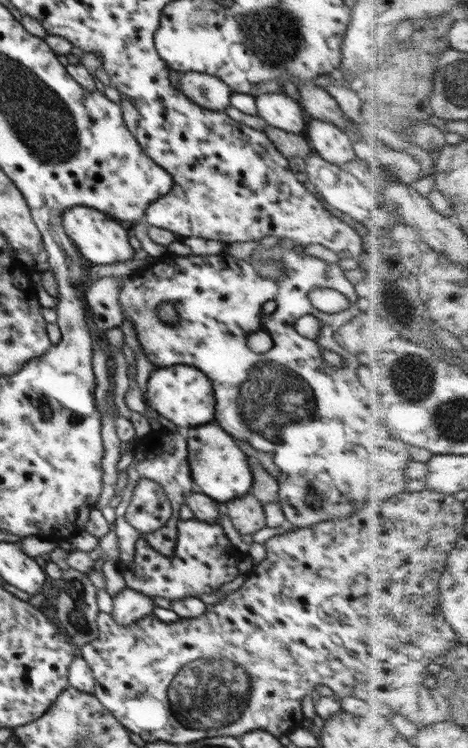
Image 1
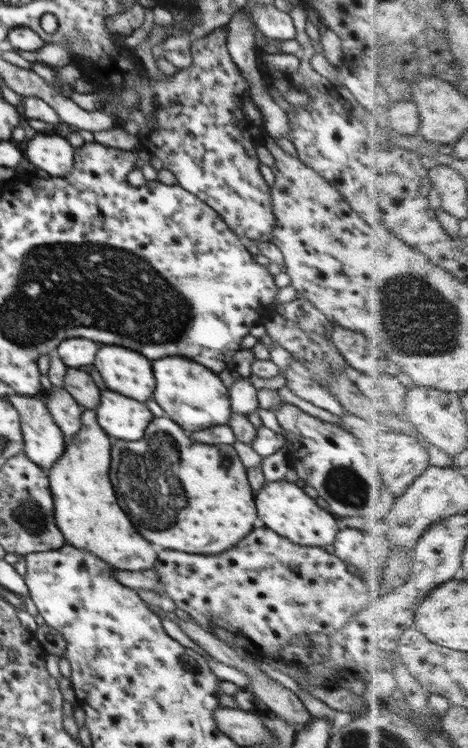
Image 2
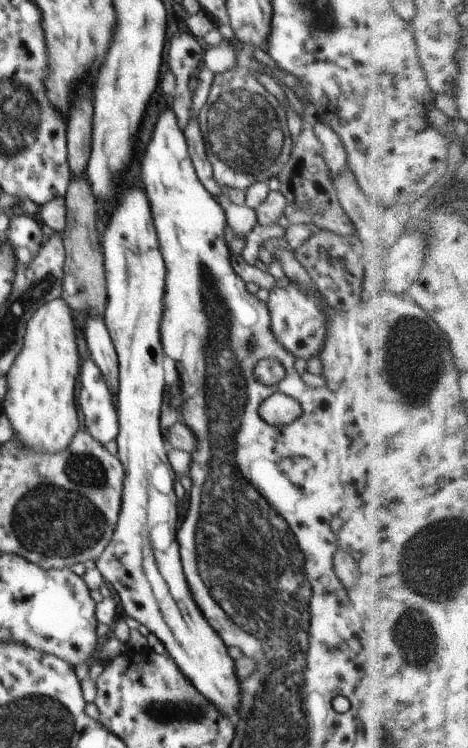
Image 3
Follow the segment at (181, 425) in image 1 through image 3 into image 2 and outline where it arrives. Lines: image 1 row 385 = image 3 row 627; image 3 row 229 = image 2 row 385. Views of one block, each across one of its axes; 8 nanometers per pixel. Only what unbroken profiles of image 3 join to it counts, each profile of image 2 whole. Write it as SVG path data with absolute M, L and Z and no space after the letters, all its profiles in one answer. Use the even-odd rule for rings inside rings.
M102 346L94 364L110 390L130 396L138 402L144 402L152 396L156 386L152 362L142 354L122 346Z

